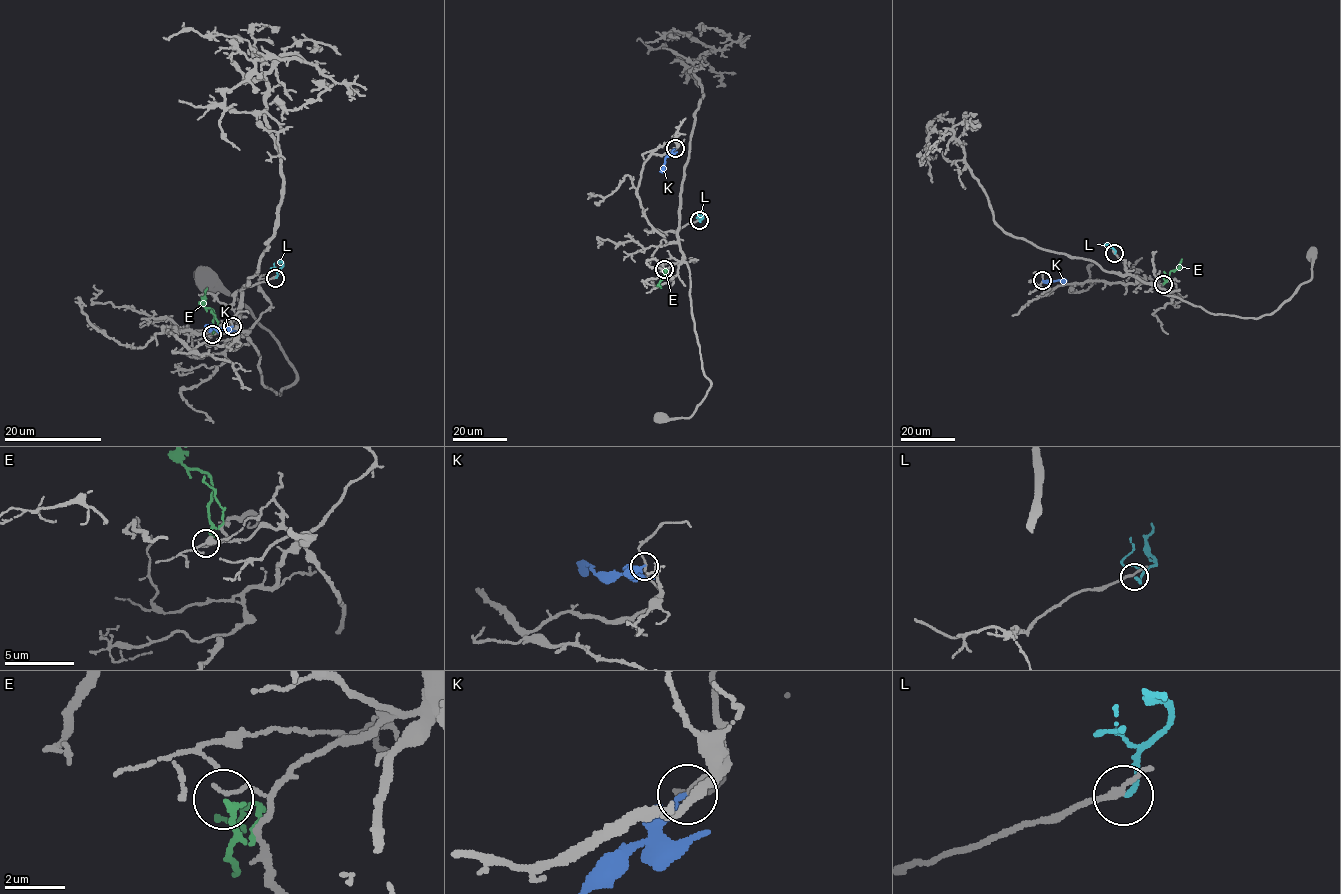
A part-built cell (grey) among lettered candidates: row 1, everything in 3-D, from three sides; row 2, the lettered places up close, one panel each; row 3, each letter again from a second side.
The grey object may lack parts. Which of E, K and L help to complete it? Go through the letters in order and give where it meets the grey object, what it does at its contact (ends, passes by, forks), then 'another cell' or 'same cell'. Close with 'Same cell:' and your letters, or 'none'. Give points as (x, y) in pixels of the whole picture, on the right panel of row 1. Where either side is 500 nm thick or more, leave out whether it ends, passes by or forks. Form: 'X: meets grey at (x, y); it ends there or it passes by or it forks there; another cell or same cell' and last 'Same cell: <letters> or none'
E: meets grey at (1163, 284); it ends there; another cell
K: meets grey at (1042, 280); it ends there; another cell
L: meets grey at (1114, 253); it ends there; same cell
Same cell: L

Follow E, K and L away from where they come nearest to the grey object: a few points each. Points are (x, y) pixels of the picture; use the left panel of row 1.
E: (212, 333), (214, 313), (203, 304), (207, 288)
K: (231, 326), (214, 328), (205, 325)
L: (275, 277), (281, 260)

